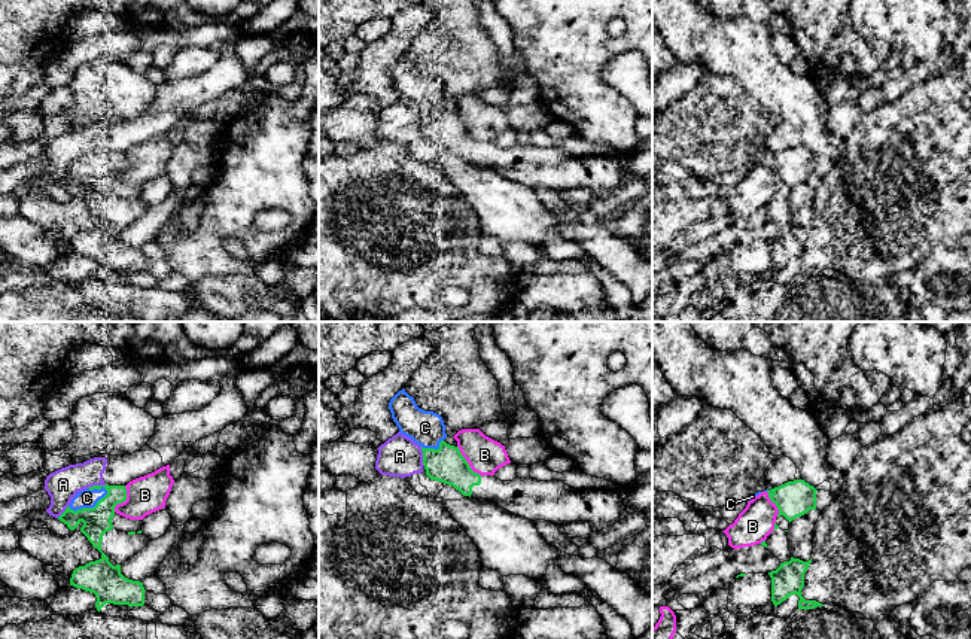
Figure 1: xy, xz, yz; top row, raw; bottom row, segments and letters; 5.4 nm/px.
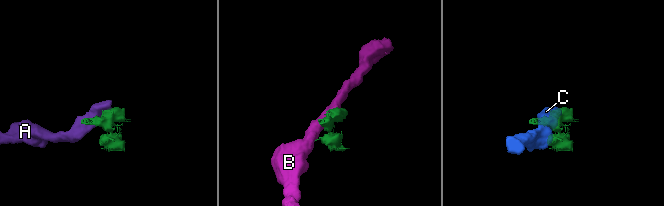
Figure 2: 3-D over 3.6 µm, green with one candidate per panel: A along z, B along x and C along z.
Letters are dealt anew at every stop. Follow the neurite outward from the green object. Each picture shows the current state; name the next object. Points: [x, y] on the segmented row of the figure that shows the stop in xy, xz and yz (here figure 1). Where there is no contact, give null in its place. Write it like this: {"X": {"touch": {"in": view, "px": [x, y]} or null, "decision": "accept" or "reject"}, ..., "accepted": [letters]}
{"A": {"touch": {"in": "xy", "px": [96, 486]}, "decision": "reject"}, "B": {"touch": {"in": "xz", "px": [466, 462]}, "decision": "reject"}, "C": {"touch": {"in": "xy", "px": [88, 508]}, "decision": "accept"}, "accepted": ["C"]}

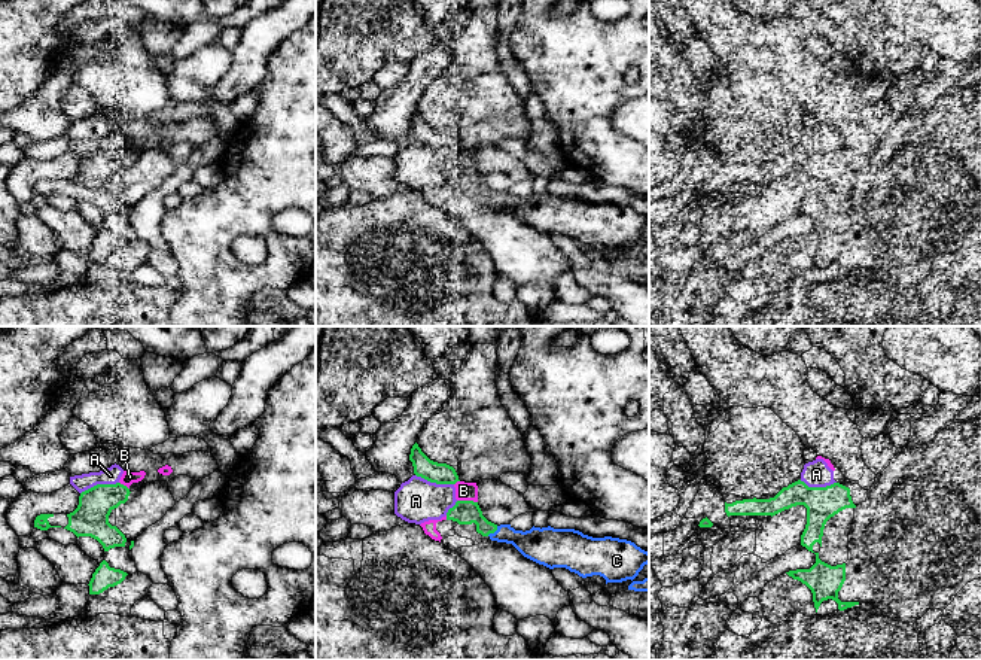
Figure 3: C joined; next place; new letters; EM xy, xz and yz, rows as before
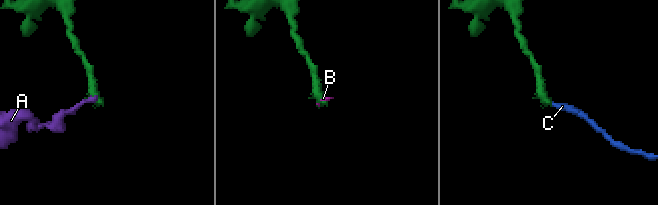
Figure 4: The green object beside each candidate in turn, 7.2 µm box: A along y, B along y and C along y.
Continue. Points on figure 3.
{"A": {"touch": {"in": "xy", "px": [98, 484]}, "decision": "reject"}, "B": {"touch": {"in": "xz", "px": [468, 501]}, "decision": "reject"}, "C": {"touch": {"in": "xz", "px": [493, 532]}, "decision": "accept"}, "accepted": ["C"]}

